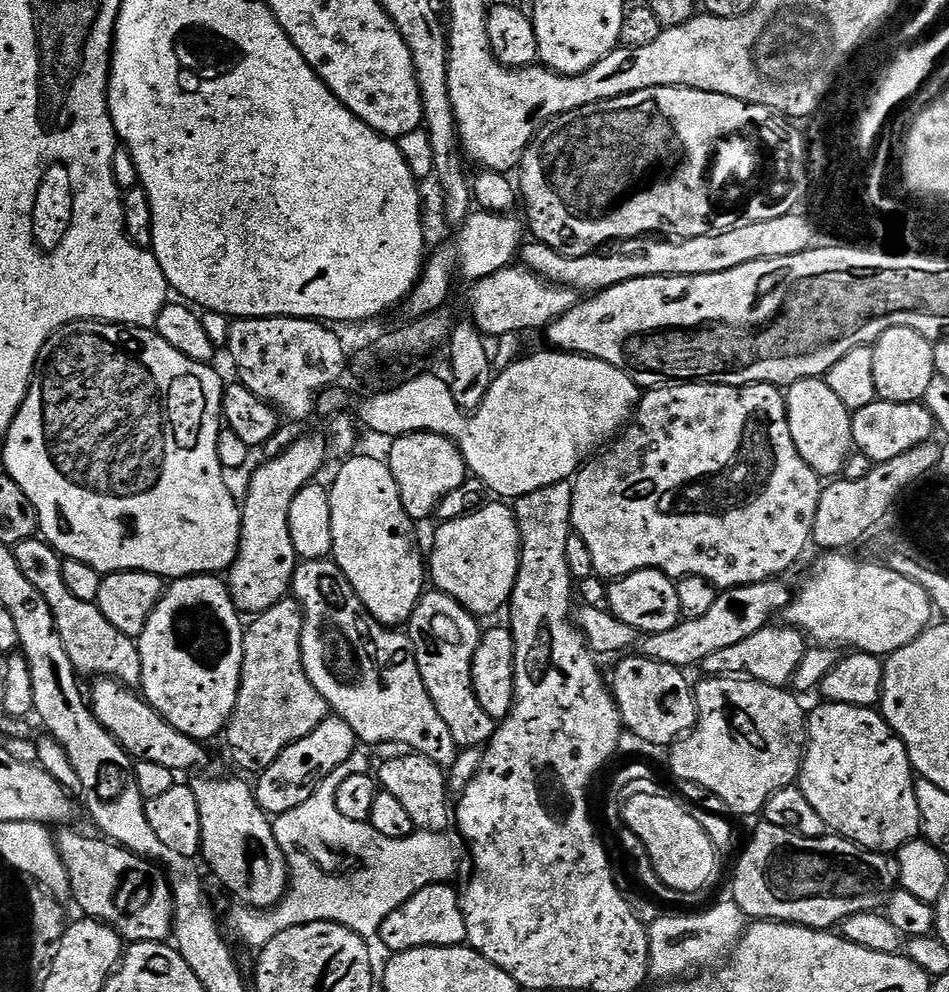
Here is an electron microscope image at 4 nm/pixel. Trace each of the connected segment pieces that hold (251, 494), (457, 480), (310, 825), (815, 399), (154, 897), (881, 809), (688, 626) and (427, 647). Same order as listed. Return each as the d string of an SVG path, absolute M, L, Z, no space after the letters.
M341 414L331 421L332 424L325 430L324 436L304 436L296 440L285 452L277 454L273 460L268 460L252 476L248 484L248 497L242 500L242 519L240 522L240 549L236 555L236 561L226 573L226 583L232 601L235 602L241 613L259 614L270 610L279 600L289 595L292 586L292 575L296 572L298 557L294 550L294 542L290 542L290 502L294 502L294 494L302 490L308 484L317 479L316 476L324 468L328 456L340 456L347 458L357 451L356 428L352 425L353 417Z
M415 432L409 436L398 436L391 441L392 449L386 455L386 463L394 474L394 482L398 482L398 490L402 494L402 506L406 506L406 514L414 522L421 522L431 517L440 504L440 499L450 490L458 490L470 473L458 446L447 436Z
M363 755L352 756L338 770L334 770L321 782L318 790L302 802L302 806L294 806L286 814L275 817L272 829L276 835L278 846L282 850L285 860L288 862L290 879L288 891L270 910L253 908L251 906L236 906L232 912L232 928L240 935L244 944L249 944L253 950L259 950L267 946L282 930L290 930L294 926L302 926L310 922L325 920L331 924L345 924L352 932L359 936L372 938L379 933L382 922L398 910L418 890L422 890L431 884L447 884L455 881L455 876L460 872L460 859L465 859L466 848L459 835L447 832L421 832L419 830L406 838L386 838L386 834L378 834L371 824L362 822L350 822L338 811L336 795L338 786L350 774L362 774L366 771Z
M822 378L799 380L787 385L788 421L790 438L798 446L798 454L821 478L836 478L847 466L848 457L854 452L852 443L852 412L839 400L834 390Z
M60 830L55 833L56 849L68 871L72 900L84 911L81 913L94 920L103 920L128 944L158 944L167 941L172 936L172 915L176 913L172 901L172 885L169 884L167 875L153 861L146 860L143 856L131 852L129 848L114 844L107 838L83 836L80 832L68 831L72 830Z
M820 702L813 712L811 709L806 716L806 747L798 786L828 829L845 840L853 840L859 848L895 854L903 844L921 835L916 780L908 747L876 708Z
M777 578L751 584L745 588L729 588L717 595L714 606L702 618L693 620L681 619L674 630L666 630L666 634L645 635L639 641L639 655L649 656L663 664L673 664L675 668L688 670L691 664L703 665L704 659L714 650L726 650L726 646L734 646L742 642L742 638L750 638L750 634L758 634L758 630L769 627L772 615L783 613L784 607L793 598L793 589L788 589L787 579Z
M428 590L421 596L406 625L426 694L430 694L434 710L438 710L442 722L446 722L450 735L462 750L483 749L498 727L497 721L492 720L486 710L482 710L478 694L474 694L472 663L474 650L478 650L482 635L480 624L481 621L466 611L457 600L450 598L450 594Z

